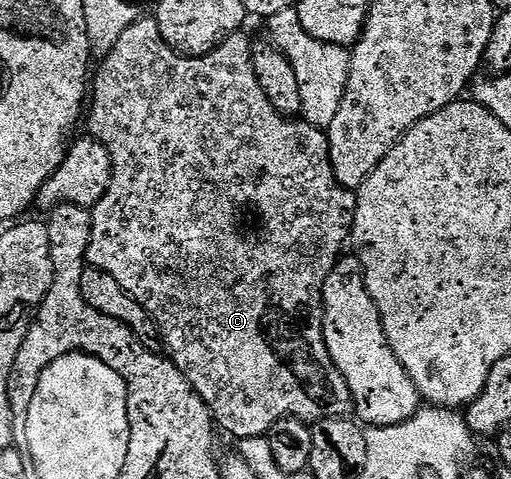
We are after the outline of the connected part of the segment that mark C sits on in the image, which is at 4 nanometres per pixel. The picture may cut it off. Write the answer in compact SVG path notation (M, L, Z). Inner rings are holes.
M138 18L131 29L123 29L123 37L119 37L119 41L115 41L115 45L102 58L105 60L101 68L98 71L96 68L91 79L91 102L87 107L88 134L105 146L113 166L108 193L91 208L93 224L88 266L111 273L111 277L115 277L115 281L119 281L119 285L123 285L123 289L127 289L127 293L135 297L143 309L147 309L157 325L160 342L165 342L164 350L168 358L208 405L214 424L220 430L222 427L227 434L234 435L237 441L268 436L271 425L280 419L302 419L312 425L324 419L346 418L353 411L351 389L347 389L343 373L339 373L335 361L331 361L331 353L327 353L323 285L350 242L357 208L356 194L350 188L339 185L333 172L328 134L300 118L281 115L275 105L267 101L267 93L263 93L263 85L259 85L259 77L255 77L254 40L248 39L245 34L244 30L236 31L206 55L182 57L163 41L156 18ZM248 207L254 207L261 214L261 223L265 226L261 236L248 235L241 224Z

